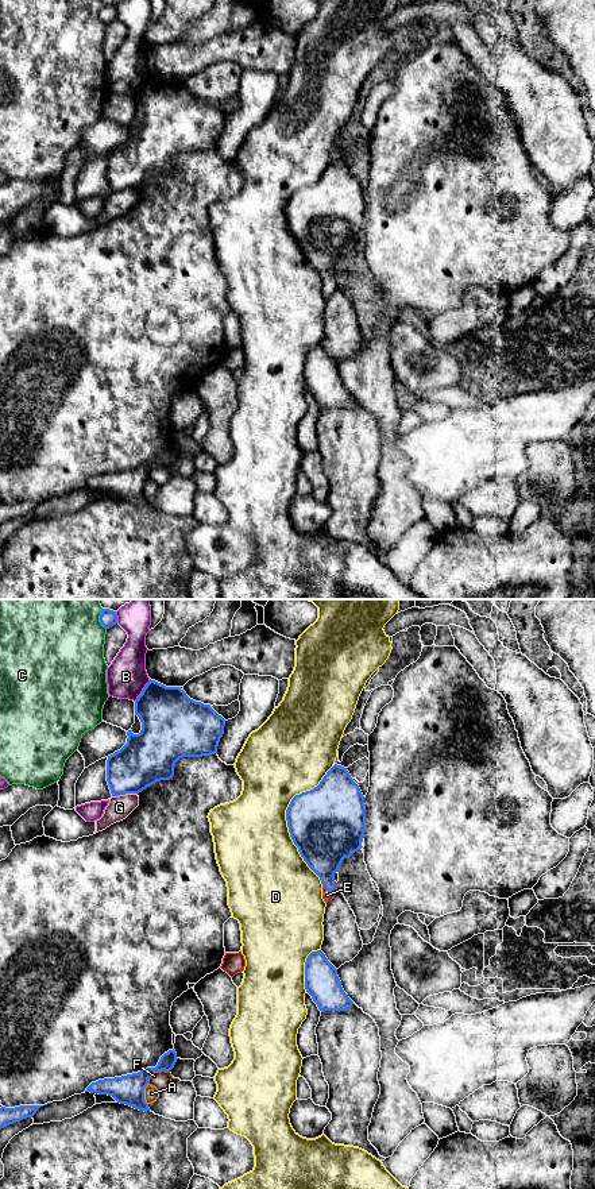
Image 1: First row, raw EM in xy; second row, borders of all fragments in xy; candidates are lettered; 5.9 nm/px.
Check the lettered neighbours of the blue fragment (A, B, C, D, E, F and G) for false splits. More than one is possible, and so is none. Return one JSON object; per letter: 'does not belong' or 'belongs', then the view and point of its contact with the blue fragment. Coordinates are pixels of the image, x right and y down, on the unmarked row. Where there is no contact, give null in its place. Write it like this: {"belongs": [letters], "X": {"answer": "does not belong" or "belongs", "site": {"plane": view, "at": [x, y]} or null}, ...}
{"belongs": ["E"], "A": {"answer": "does not belong", "site": {"plane": "xy", "at": [143, 490]}}, "B": {"answer": "does not belong", "site": {"plane": "xy", "at": [143, 85]}}, "C": {"answer": "does not belong", "site": {"plane": "xy", "at": [100, 15]}}, "D": {"answer": "does not belong", "site": {"plane": "xy", "at": [286, 215]}}, "E": {"answer": "belongs", "site": {"plane": "xy", "at": [329, 286]}}, "F": {"answer": "does not belong", "site": {"plane": "xy", "at": [155, 466]}}, "G": {"answer": "does not belong", "site": {"plane": "xy", "at": [124, 189]}}}

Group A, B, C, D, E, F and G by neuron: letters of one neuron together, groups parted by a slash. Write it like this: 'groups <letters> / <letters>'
groups A / B / C / D / E / F / G

